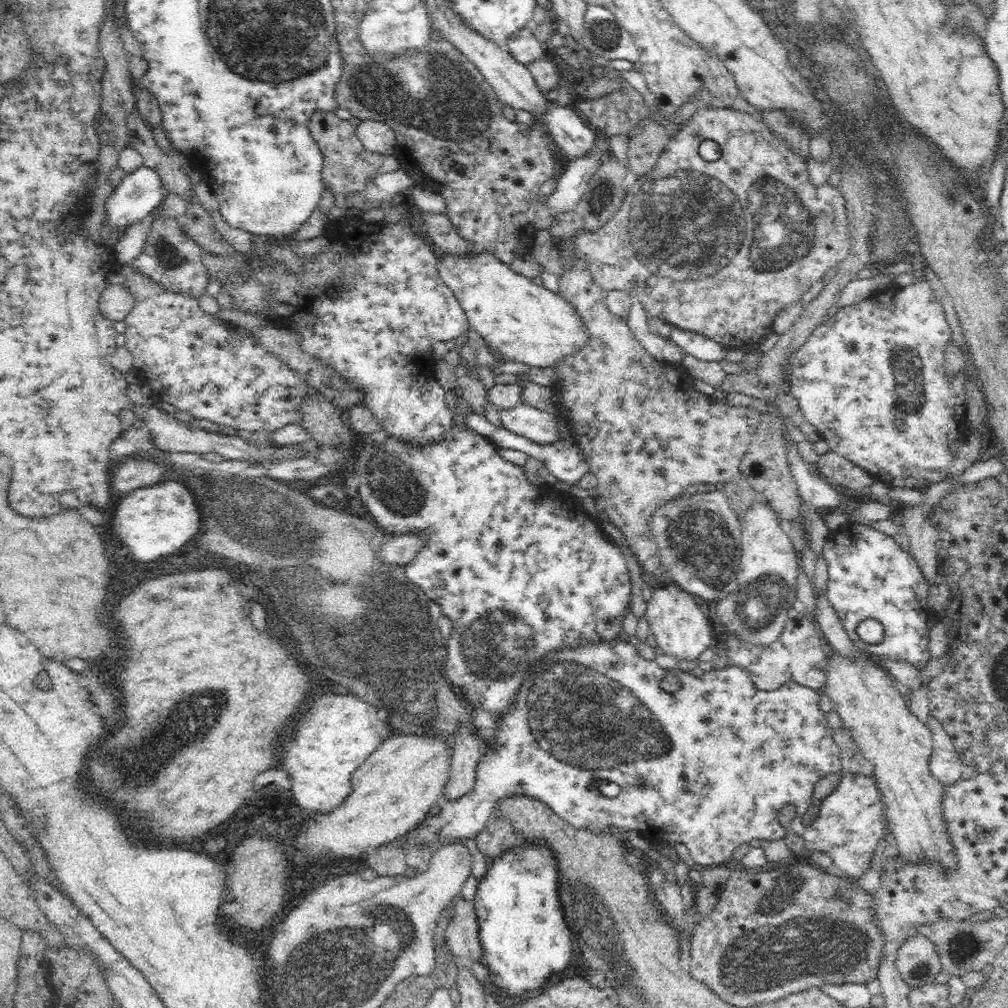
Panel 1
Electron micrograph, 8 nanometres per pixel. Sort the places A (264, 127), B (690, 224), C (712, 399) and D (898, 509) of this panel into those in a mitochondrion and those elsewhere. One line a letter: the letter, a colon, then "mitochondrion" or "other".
A: other
B: mitochondrion
C: other
D: other

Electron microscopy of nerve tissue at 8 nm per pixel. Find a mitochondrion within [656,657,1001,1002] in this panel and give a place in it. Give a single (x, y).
(784, 943)

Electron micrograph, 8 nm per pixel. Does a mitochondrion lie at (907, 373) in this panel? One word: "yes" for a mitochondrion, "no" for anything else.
yes

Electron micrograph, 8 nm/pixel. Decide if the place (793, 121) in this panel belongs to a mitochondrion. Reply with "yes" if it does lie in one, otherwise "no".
no

